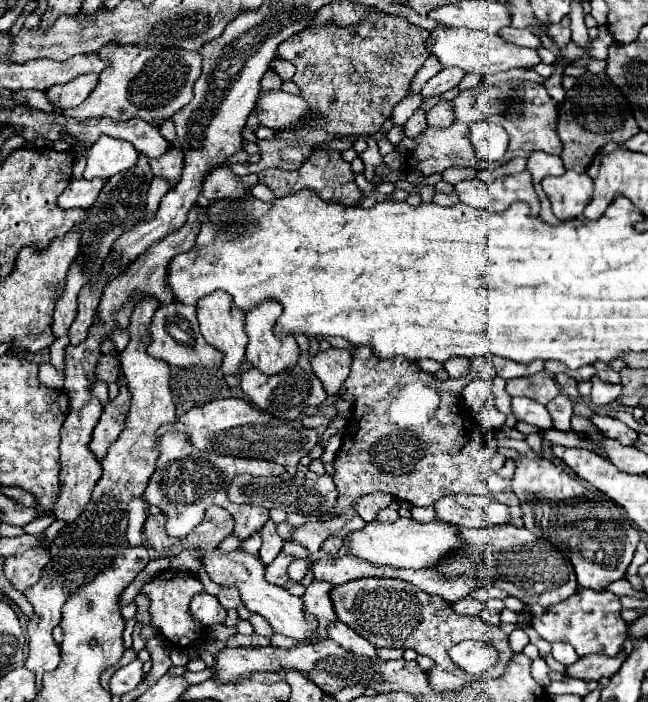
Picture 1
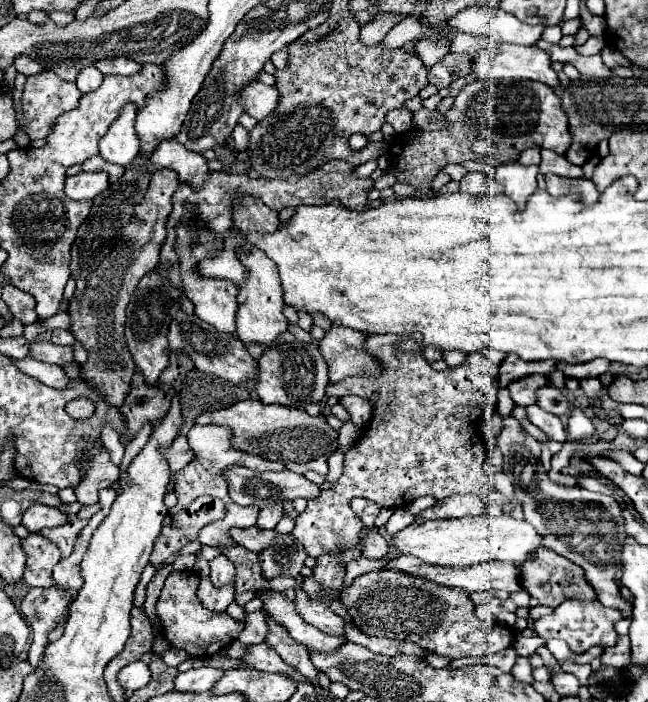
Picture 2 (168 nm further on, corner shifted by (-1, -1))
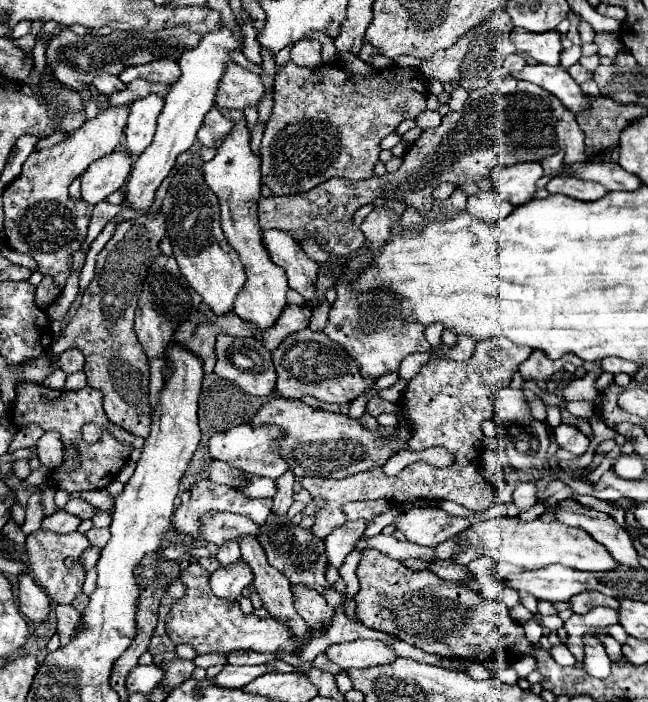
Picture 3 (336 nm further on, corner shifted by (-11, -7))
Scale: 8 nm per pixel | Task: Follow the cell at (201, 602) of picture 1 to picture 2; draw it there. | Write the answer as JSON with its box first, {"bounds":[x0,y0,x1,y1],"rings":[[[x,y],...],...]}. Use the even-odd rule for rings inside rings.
{"bounds":[198,576,234,612],"rings":[[[206,576],[206,578],[202,578],[202,582],[200,582],[198,598],[200,598],[200,602],[202,602],[208,610],[224,612],[224,610],[228,608],[228,604],[234,602],[234,586],[216,588],[216,586],[212,586],[210,578]]]}

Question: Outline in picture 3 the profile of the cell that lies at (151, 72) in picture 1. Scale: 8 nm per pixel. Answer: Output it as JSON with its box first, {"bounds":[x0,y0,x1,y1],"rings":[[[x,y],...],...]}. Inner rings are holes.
{"bounds":[4,104,130,290],"rings":[[[130,104],[100,110],[96,118],[86,120],[78,130],[70,132],[66,140],[52,148],[32,152],[22,166],[22,174],[4,188],[4,234],[6,244],[28,254],[38,262],[38,272],[52,276],[54,284],[62,290],[72,268],[72,256],[80,250],[86,238],[88,224],[94,214],[94,206],[84,200],[70,198],[68,186],[80,176],[92,162],[114,152],[122,140],[124,124],[130,114]]]}

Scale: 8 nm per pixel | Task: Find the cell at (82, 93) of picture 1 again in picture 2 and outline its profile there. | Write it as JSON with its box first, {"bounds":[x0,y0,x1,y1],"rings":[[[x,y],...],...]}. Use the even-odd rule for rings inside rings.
{"bounds":[76,66,104,94],"rings":[[[88,66],[84,68],[80,74],[78,74],[78,80],[76,80],[76,86],[82,94],[88,94],[92,90],[96,90],[100,84],[102,84],[102,78],[104,74],[100,70],[96,70],[94,66]]]}

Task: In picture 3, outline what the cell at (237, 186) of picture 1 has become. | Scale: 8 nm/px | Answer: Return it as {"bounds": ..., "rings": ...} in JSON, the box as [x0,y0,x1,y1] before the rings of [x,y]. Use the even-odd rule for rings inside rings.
{"bounds":[262,228,320,306],"rings":[[[274,228],[262,230],[262,240],[270,254],[270,260],[286,270],[290,288],[298,290],[304,296],[306,304],[312,306],[312,302],[316,300],[316,272],[320,270],[320,266],[304,254],[290,232]]]}

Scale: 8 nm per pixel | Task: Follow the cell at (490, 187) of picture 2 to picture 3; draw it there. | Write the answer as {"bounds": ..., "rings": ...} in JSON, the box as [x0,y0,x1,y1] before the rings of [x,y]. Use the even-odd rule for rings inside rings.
{"bounds":[466,190,514,222],"rings":[[[478,190],[476,194],[468,196],[468,206],[466,210],[472,212],[474,216],[480,216],[482,220],[488,222],[496,222],[502,220],[504,216],[508,216],[508,212],[514,206],[508,204],[508,200],[504,200],[496,190]]]}

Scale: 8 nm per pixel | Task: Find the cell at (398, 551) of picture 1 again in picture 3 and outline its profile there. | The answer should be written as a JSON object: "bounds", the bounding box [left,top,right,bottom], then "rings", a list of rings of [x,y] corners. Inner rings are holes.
{"bounds":[458,516,618,572],"rings":[[[508,516],[484,520],[458,534],[458,550],[466,552],[468,548],[478,550],[480,556],[490,556],[496,562],[510,562],[520,568],[544,568],[550,564],[562,564],[574,570],[596,572],[596,570],[612,570],[618,566],[612,554],[590,534],[560,522],[550,524],[540,520],[524,522],[520,518],[508,518]]]}

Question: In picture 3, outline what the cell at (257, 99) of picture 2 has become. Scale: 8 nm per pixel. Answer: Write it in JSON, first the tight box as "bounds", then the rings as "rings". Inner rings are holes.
{"bounds":[216,62,266,110],"rings":[[[230,62],[224,78],[220,80],[216,104],[228,110],[246,110],[250,106],[256,108],[264,100],[264,96],[266,86],[262,84],[260,76]]]}

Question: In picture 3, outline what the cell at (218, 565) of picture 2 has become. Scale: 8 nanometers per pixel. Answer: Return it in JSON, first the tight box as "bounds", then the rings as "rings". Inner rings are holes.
{"bounds":[216,542,240,568],"rings":[[[224,542],[216,554],[216,560],[220,562],[220,568],[230,568],[240,560],[240,546],[238,542]]]}

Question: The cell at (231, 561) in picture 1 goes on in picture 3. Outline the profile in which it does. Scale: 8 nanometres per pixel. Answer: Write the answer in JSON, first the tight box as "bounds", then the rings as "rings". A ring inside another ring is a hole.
{"bounds":[324,640,396,670],"rings":[[[354,640],[354,642],[330,644],[324,654],[342,670],[388,664],[396,658],[396,654],[380,640]]]}

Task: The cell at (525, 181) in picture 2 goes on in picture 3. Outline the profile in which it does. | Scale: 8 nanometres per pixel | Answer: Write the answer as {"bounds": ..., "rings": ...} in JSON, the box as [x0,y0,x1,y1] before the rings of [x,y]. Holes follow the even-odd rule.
{"bounds":[492,162,544,206],"rings":[[[522,162],[514,166],[500,166],[492,170],[494,188],[514,206],[526,204],[536,194],[536,182],[544,176],[538,162]]]}

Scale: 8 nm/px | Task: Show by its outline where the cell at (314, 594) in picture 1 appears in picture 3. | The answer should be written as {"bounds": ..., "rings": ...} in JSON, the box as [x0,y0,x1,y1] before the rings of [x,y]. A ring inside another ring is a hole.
{"bounds":[324,520,366,568],"rings":[[[348,520],[344,524],[344,528],[338,528],[336,532],[332,532],[332,536],[328,536],[328,540],[324,540],[328,566],[340,568],[344,564],[346,556],[356,548],[356,544],[362,538],[364,530],[366,530],[364,520],[356,520],[356,522]]]}

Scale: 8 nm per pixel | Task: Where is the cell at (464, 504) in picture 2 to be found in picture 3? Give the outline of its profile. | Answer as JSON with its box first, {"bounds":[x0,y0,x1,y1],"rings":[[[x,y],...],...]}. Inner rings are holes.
{"bounds":[394,508,470,546],"rings":[[[410,508],[394,526],[402,530],[406,540],[420,546],[438,546],[470,526],[468,518],[450,516],[442,508]]]}

